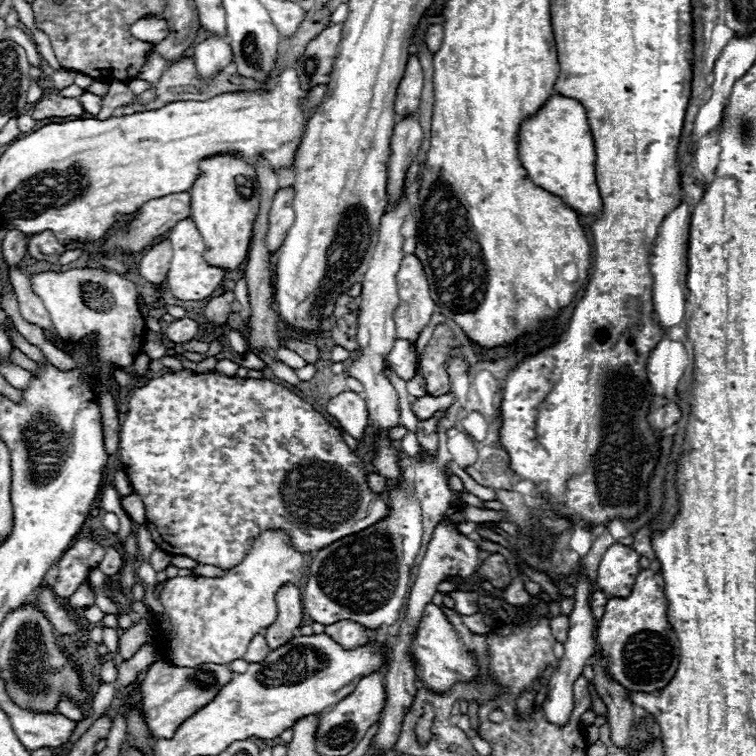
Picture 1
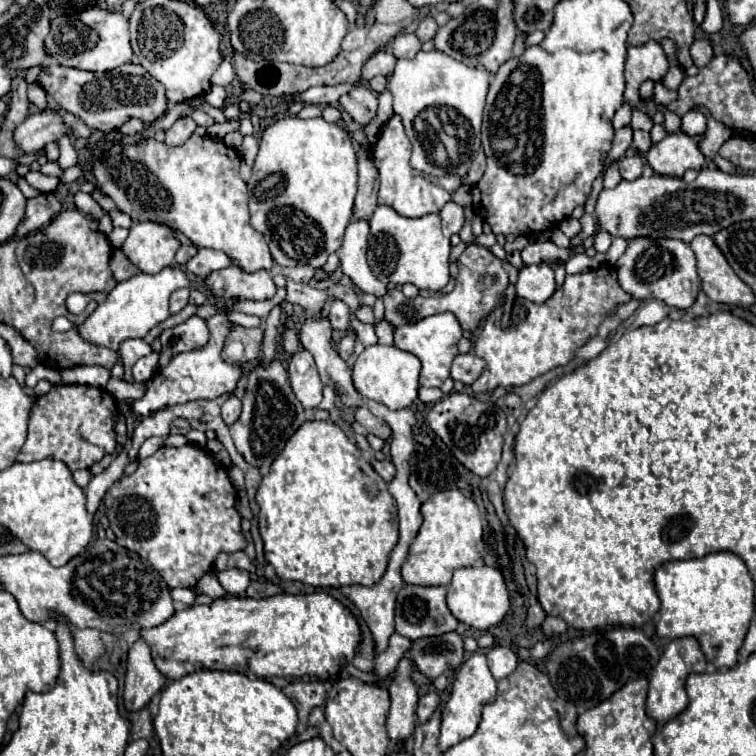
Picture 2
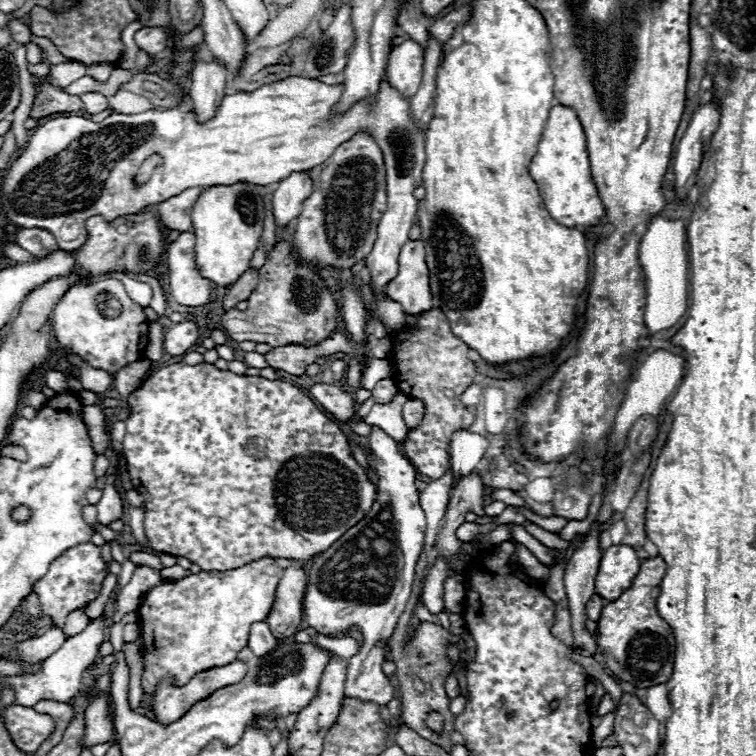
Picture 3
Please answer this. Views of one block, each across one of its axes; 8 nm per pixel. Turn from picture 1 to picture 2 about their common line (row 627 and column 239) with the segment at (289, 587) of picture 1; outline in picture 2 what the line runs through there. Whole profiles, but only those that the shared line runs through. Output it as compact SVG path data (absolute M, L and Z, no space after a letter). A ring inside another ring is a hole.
M234 264L208 274L204 278L204 286L214 298L224 300L268 300L276 294L276 286L268 270L248 274Z

